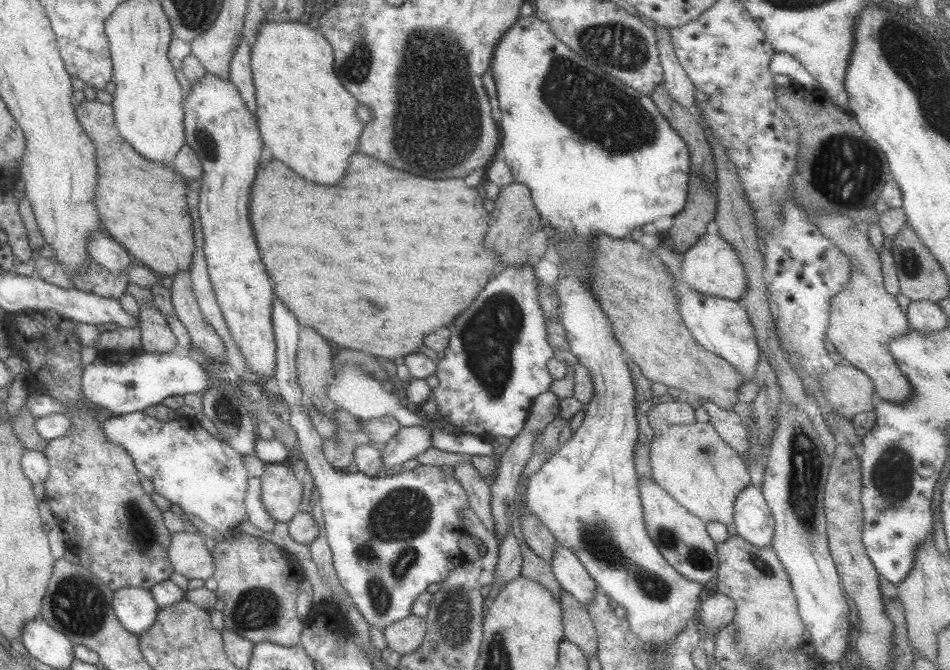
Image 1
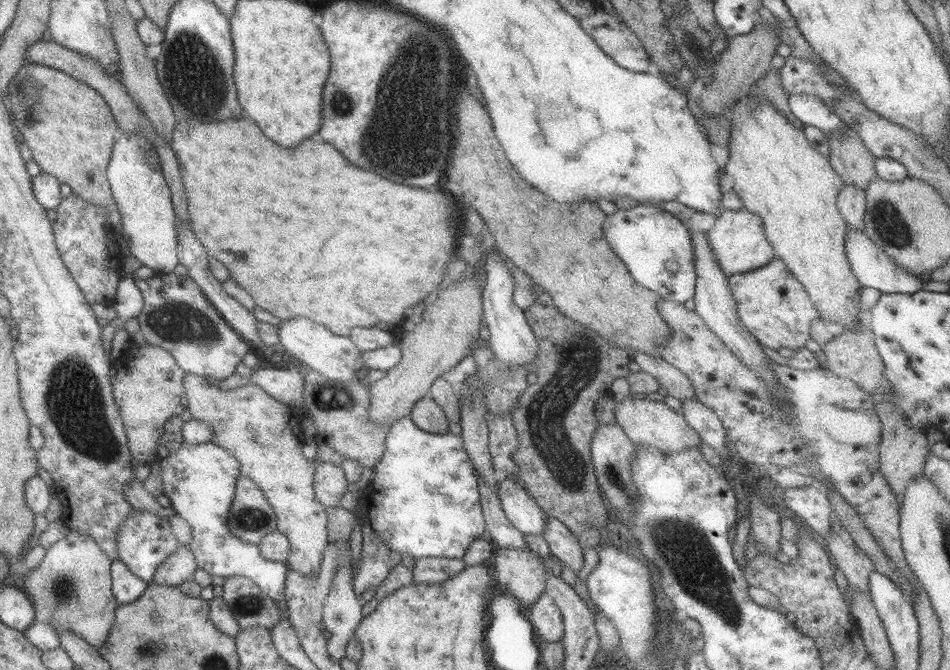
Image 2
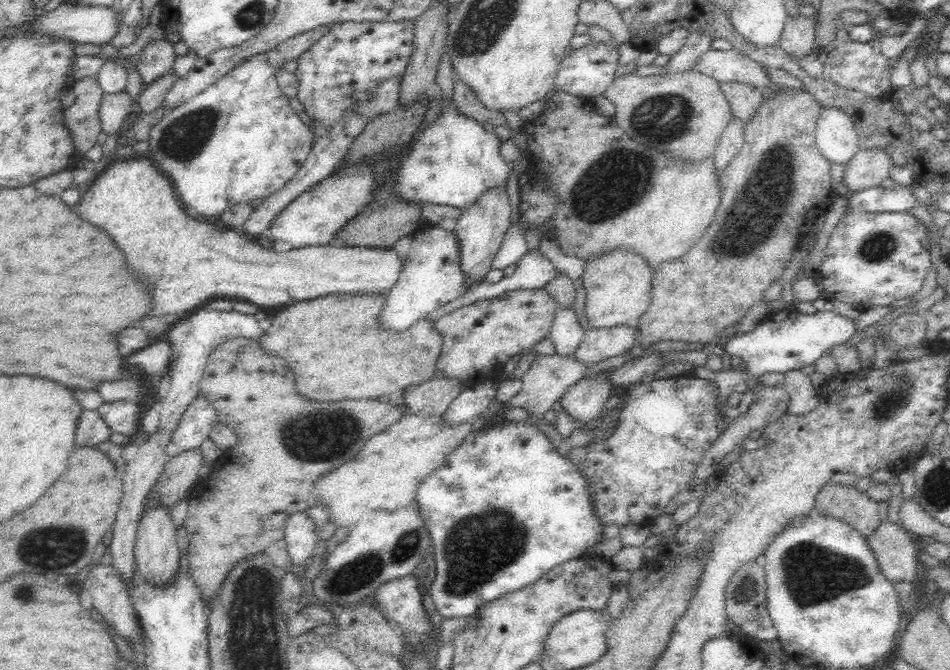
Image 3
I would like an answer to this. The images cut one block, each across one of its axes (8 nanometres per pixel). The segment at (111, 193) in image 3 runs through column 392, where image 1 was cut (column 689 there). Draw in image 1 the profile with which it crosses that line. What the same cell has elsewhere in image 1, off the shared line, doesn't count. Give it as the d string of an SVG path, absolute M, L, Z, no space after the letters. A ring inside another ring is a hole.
M711 231L703 234L683 253L682 280L686 281L691 289L702 294L735 301L740 301L748 288L748 280L738 253L726 239L722 238L722 235Z

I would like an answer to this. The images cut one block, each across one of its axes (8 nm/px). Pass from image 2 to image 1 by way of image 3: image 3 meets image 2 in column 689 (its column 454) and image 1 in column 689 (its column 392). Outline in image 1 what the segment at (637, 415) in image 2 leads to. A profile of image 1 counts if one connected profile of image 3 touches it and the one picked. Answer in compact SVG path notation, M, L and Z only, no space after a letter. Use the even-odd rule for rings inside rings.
M710 422L679 424L654 433L649 442L649 457L654 479L678 504L705 523L718 521L732 524L738 492L751 484L748 461L734 450Z

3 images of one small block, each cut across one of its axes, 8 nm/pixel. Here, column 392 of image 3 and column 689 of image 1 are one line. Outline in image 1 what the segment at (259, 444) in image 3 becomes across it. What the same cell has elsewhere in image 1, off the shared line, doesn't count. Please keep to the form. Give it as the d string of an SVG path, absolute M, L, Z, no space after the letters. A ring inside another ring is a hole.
M676 400L655 405L648 412L649 425L655 433L661 433L666 427L679 424L694 424L696 405L679 403Z

